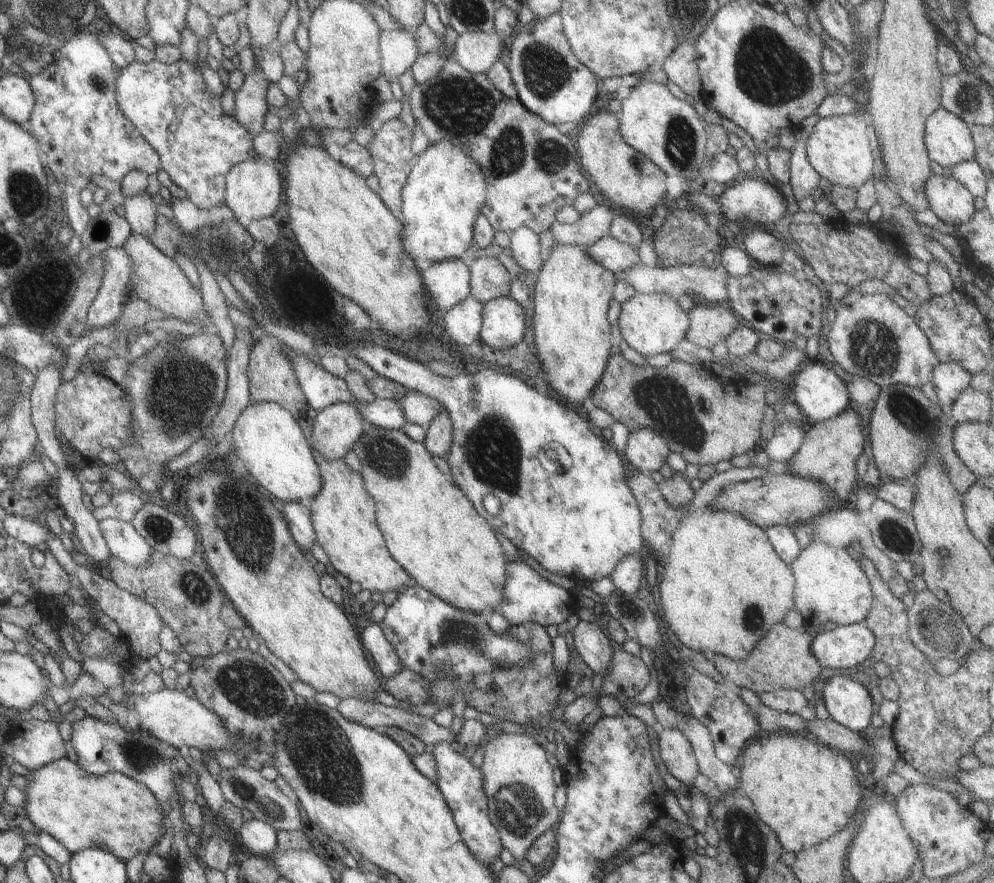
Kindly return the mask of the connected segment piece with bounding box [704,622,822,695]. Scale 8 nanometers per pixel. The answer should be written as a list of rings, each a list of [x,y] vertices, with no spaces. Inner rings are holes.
[[[777,622],[758,640],[754,650],[744,660],[732,660],[721,654],[704,652],[706,658],[716,666],[716,670],[728,679],[733,686],[749,688],[756,694],[770,692],[775,688],[792,688],[803,690],[812,685],[822,668],[818,659],[812,654],[811,642],[813,637],[807,634],[805,628],[791,628],[783,622]]]

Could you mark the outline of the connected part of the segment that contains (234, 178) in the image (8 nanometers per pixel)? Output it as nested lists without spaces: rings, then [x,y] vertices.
[[[252,157],[235,164],[226,173],[223,202],[230,208],[229,214],[246,228],[252,220],[275,214],[282,200],[282,190],[284,191],[284,176],[281,170],[270,159]]]

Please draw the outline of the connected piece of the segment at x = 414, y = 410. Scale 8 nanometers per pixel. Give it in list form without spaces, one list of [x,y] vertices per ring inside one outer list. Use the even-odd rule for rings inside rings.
[[[409,391],[406,396],[400,396],[395,401],[396,404],[400,404],[402,416],[407,423],[428,425],[440,412],[440,401],[438,399],[430,398],[418,391]]]

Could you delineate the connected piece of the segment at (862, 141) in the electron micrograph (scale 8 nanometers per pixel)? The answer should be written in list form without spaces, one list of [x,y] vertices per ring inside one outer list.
[[[863,113],[824,117],[813,127],[808,137],[806,154],[810,166],[832,185],[859,187],[876,174],[872,144],[868,136],[870,124]]]

